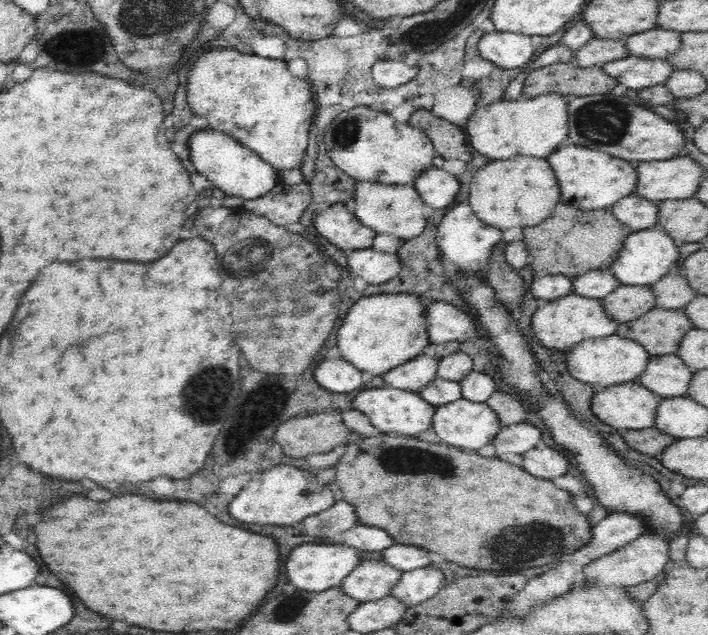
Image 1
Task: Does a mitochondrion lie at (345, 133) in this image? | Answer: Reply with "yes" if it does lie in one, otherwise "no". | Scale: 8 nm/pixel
yes

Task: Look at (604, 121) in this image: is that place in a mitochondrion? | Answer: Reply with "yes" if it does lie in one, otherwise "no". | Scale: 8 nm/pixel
yes

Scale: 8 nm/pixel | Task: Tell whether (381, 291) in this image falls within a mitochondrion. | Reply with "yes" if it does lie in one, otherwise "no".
no

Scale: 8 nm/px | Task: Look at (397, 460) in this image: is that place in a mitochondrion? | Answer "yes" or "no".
yes

